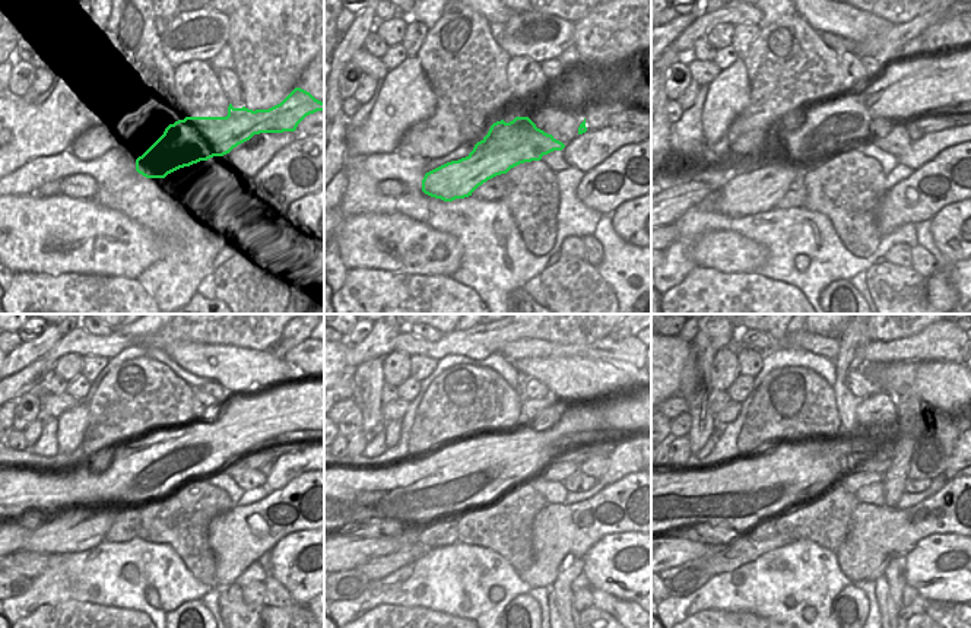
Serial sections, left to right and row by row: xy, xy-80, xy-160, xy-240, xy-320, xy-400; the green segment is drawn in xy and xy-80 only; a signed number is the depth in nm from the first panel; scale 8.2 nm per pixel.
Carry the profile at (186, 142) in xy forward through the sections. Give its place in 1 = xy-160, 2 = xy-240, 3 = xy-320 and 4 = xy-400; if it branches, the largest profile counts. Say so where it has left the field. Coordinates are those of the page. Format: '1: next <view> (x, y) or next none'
1: next xy-160 (757, 190)
2: next xy-240 (81, 527)
3: next xy-320 (357, 548)
4: next xy-400 (681, 546)

